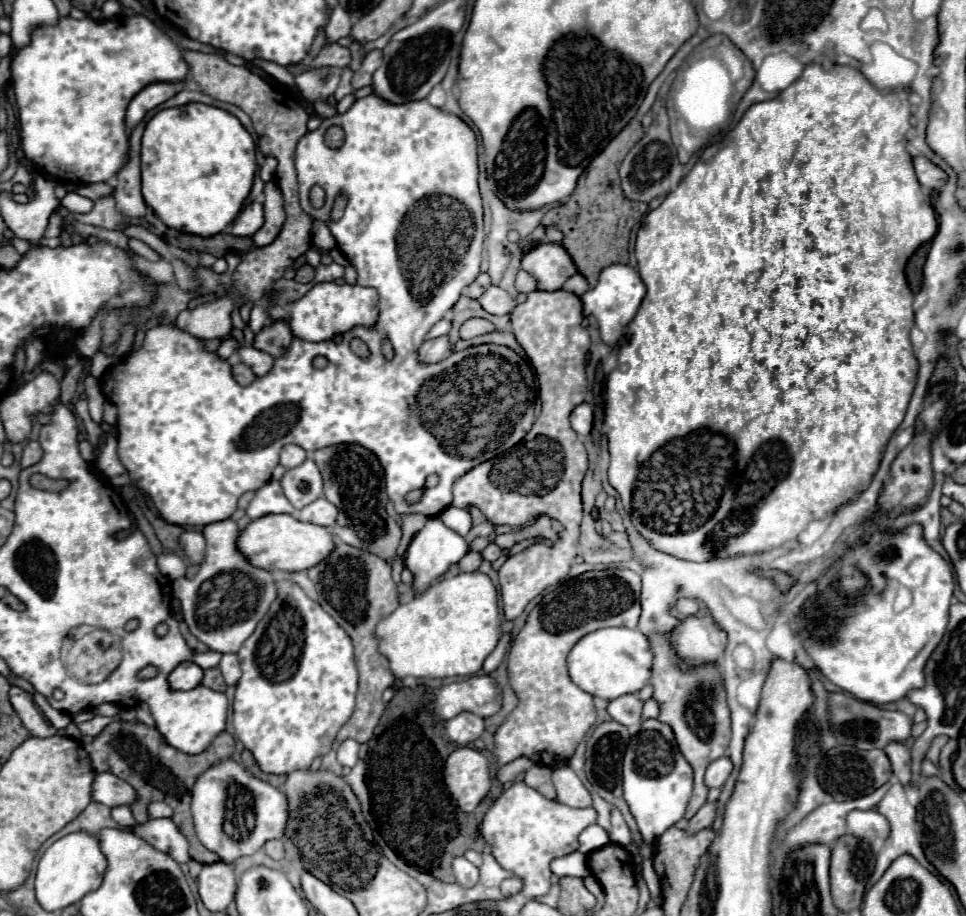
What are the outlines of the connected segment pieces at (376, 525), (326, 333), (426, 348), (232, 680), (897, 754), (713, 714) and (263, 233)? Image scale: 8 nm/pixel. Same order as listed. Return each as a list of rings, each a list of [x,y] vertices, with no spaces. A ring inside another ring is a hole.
[[[338,444],[316,450],[316,464],[324,478],[326,498],[334,502],[340,510],[338,520],[332,528],[334,536],[354,548],[362,548],[392,564],[396,560],[402,528],[394,518],[386,514],[388,496],[384,484],[384,470],[376,454],[360,444]]]
[[[320,282],[312,290],[308,290],[300,300],[290,302],[286,306],[256,304],[250,312],[250,328],[254,334],[274,322],[286,322],[296,338],[302,338],[308,342],[332,340],[336,334],[344,334],[354,326],[374,328],[376,320],[378,320],[378,292],[374,288],[364,288],[358,284],[354,286],[334,284],[334,282]]]
[[[448,336],[442,338],[434,338],[434,340],[426,340],[420,350],[418,350],[418,360],[422,364],[434,364],[444,360],[450,354],[450,344],[448,344]]]
[[[222,654],[222,660],[220,660],[218,668],[220,668],[220,672],[222,672],[226,684],[230,684],[230,686],[236,684],[238,678],[240,678],[240,674],[242,674],[236,654]]]
[[[888,742],[884,746],[886,756],[890,758],[894,776],[904,784],[910,786],[910,750],[902,742]]]
[[[648,636],[652,652],[654,652],[654,666],[652,666],[652,686],[654,686],[654,700],[660,704],[660,716],[658,720],[666,722],[672,726],[674,734],[676,734],[676,742],[680,746],[680,752],[684,754],[684,758],[688,760],[688,764],[694,770],[694,794],[690,798],[688,804],[688,812],[696,812],[708,798],[708,786],[704,782],[704,772],[708,768],[710,762],[714,762],[716,758],[720,758],[730,742],[730,710],[726,706],[726,690],[722,684],[722,678],[716,670],[714,664],[710,664],[710,668],[698,668],[698,672],[678,672],[678,668],[674,668],[674,660],[670,660],[670,648],[666,648],[666,636]]]
[[[268,182],[264,186],[264,194],[266,194],[266,202],[264,202],[266,220],[264,220],[264,226],[252,238],[256,246],[268,246],[270,242],[274,242],[274,238],[278,236],[284,224],[284,200],[278,184]]]

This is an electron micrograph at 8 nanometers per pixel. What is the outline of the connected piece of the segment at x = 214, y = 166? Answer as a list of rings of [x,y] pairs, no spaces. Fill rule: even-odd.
[[[206,104],[160,110],[146,124],[140,160],[144,202],[168,228],[204,238],[234,222],[256,174],[252,136],[236,116]]]

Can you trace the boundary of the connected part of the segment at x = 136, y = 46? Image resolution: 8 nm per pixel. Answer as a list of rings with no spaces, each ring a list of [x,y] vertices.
[[[136,14],[136,16],[118,16],[116,20],[92,20],[92,18],[60,18],[56,26],[42,26],[36,28],[32,34],[32,44],[18,50],[14,58],[14,68],[12,68],[12,78],[14,78],[14,94],[16,94],[16,104],[18,104],[18,120],[20,120],[20,136],[22,136],[22,150],[24,156],[30,158],[42,172],[52,174],[60,184],[86,184],[86,182],[108,182],[120,168],[122,160],[126,160],[126,148],[128,148],[128,128],[124,124],[124,114],[130,104],[130,100],[148,84],[154,82],[182,82],[188,74],[188,64],[182,56],[182,50],[148,18]]]

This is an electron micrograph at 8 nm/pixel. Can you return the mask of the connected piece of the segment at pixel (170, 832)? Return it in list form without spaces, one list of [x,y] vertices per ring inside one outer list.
[[[170,818],[148,820],[146,824],[134,826],[134,832],[144,838],[152,848],[172,856],[176,862],[190,862],[188,840]]]

